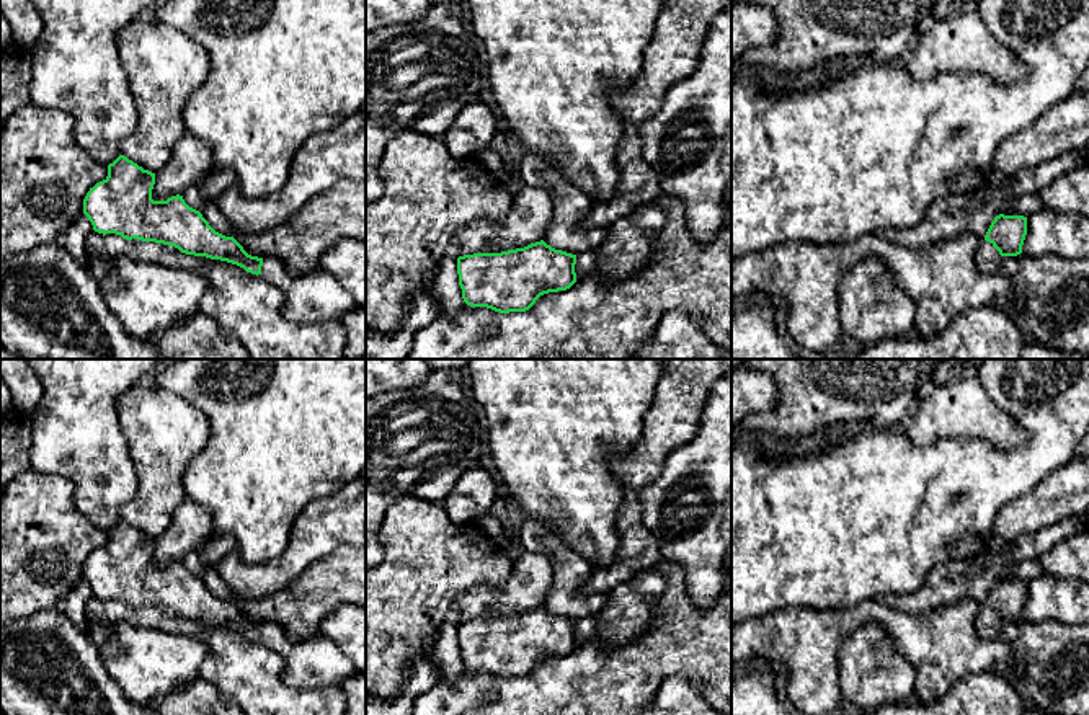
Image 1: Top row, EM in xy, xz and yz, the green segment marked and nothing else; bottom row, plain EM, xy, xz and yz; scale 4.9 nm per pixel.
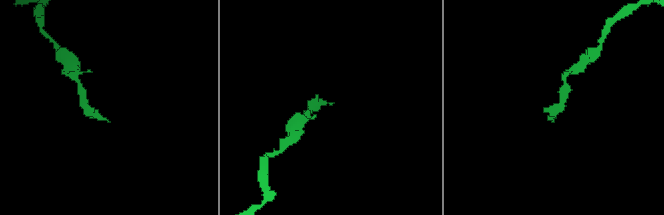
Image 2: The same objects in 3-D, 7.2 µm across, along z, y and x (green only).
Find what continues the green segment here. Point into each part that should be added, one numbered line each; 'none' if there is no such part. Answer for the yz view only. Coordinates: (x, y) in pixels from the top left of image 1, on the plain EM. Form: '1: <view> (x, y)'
1: yz (986, 622)

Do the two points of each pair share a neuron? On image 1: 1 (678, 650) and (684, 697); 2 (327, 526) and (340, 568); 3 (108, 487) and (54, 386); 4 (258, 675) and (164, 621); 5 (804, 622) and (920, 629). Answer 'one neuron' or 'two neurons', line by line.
1: two neurons
2: two neurons
3: one neuron
4: one neuron
5: one neuron

